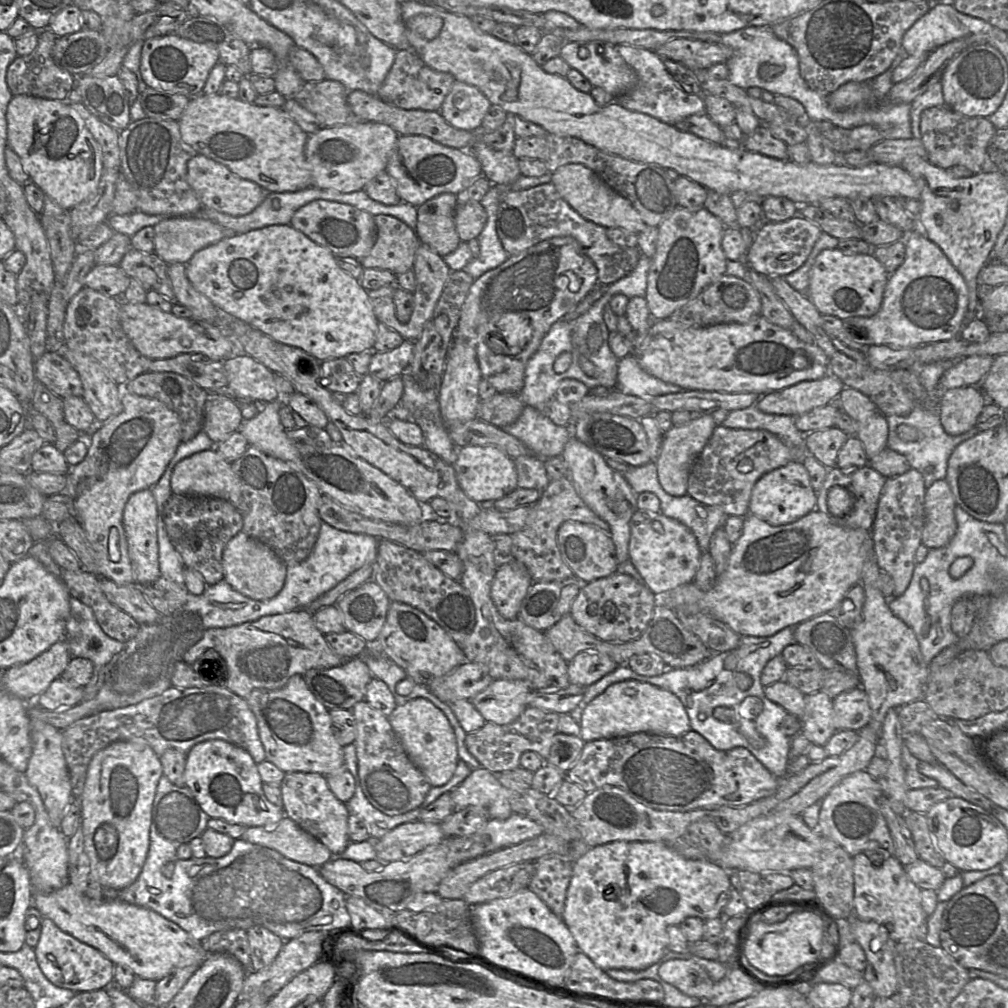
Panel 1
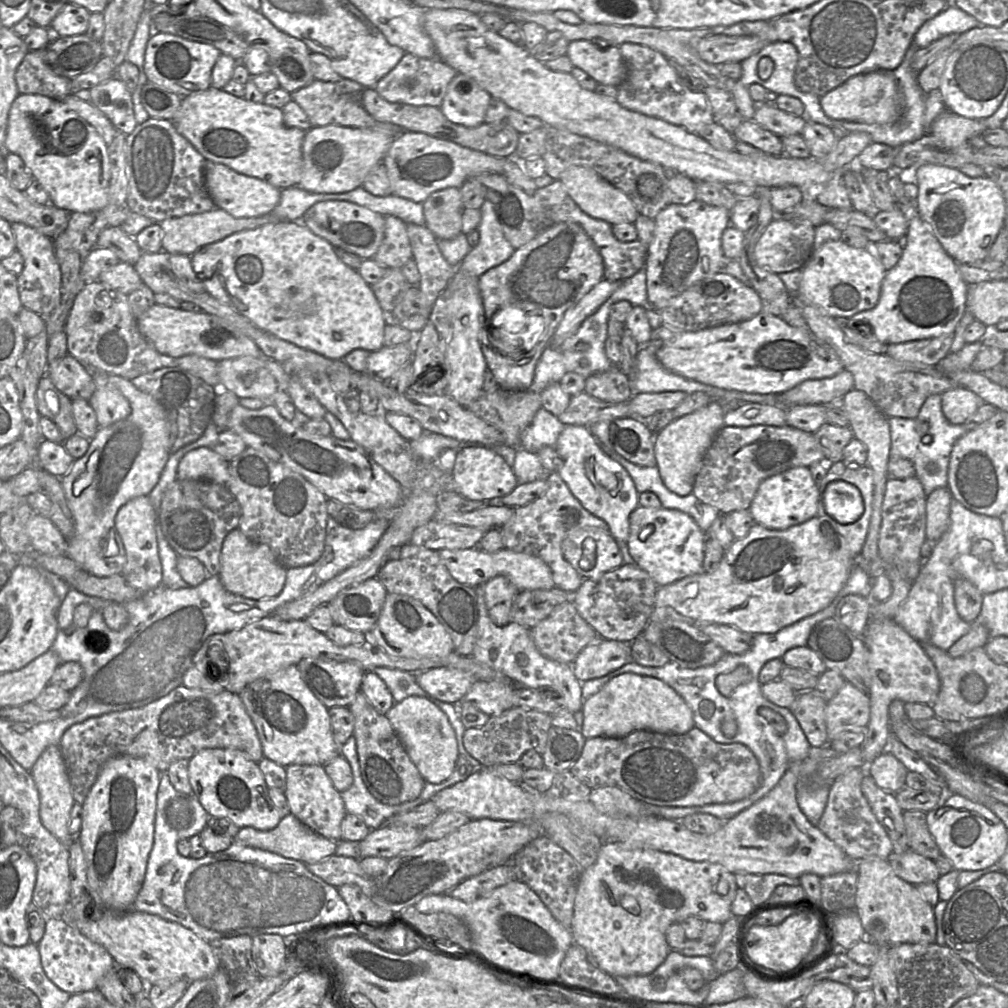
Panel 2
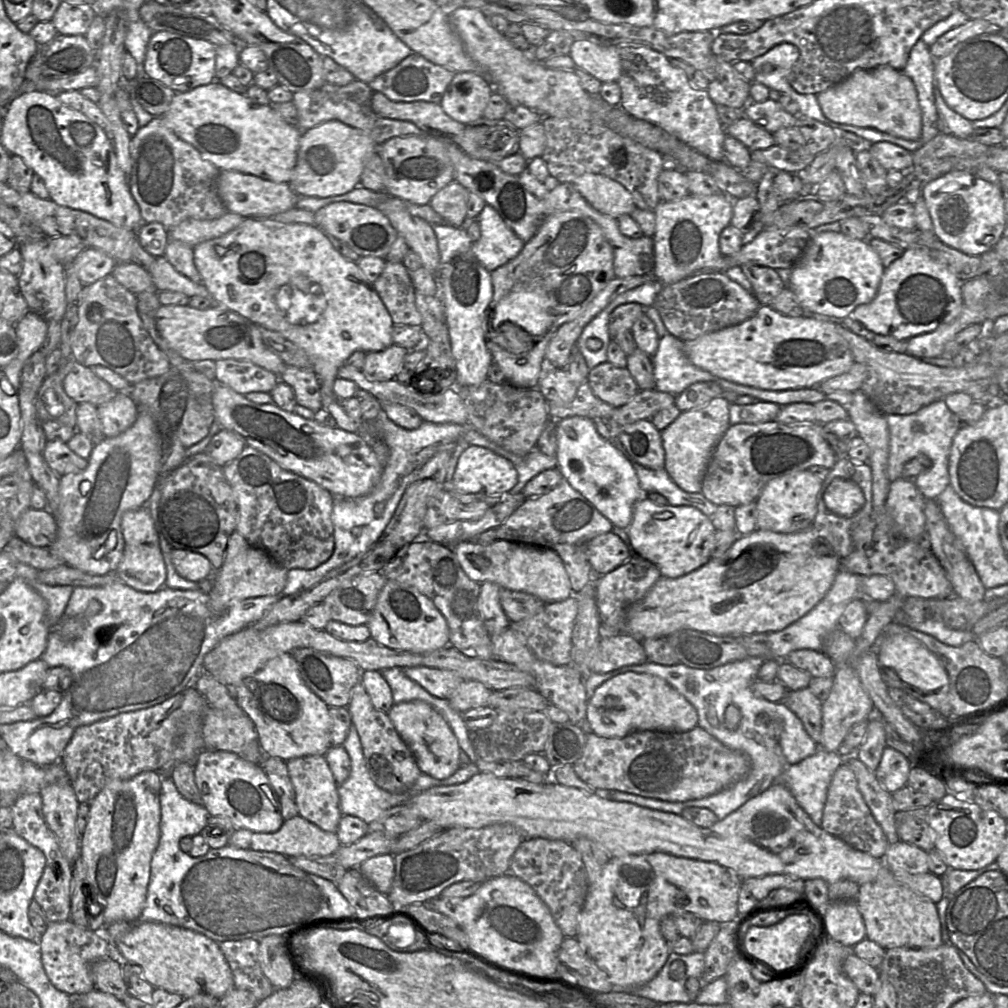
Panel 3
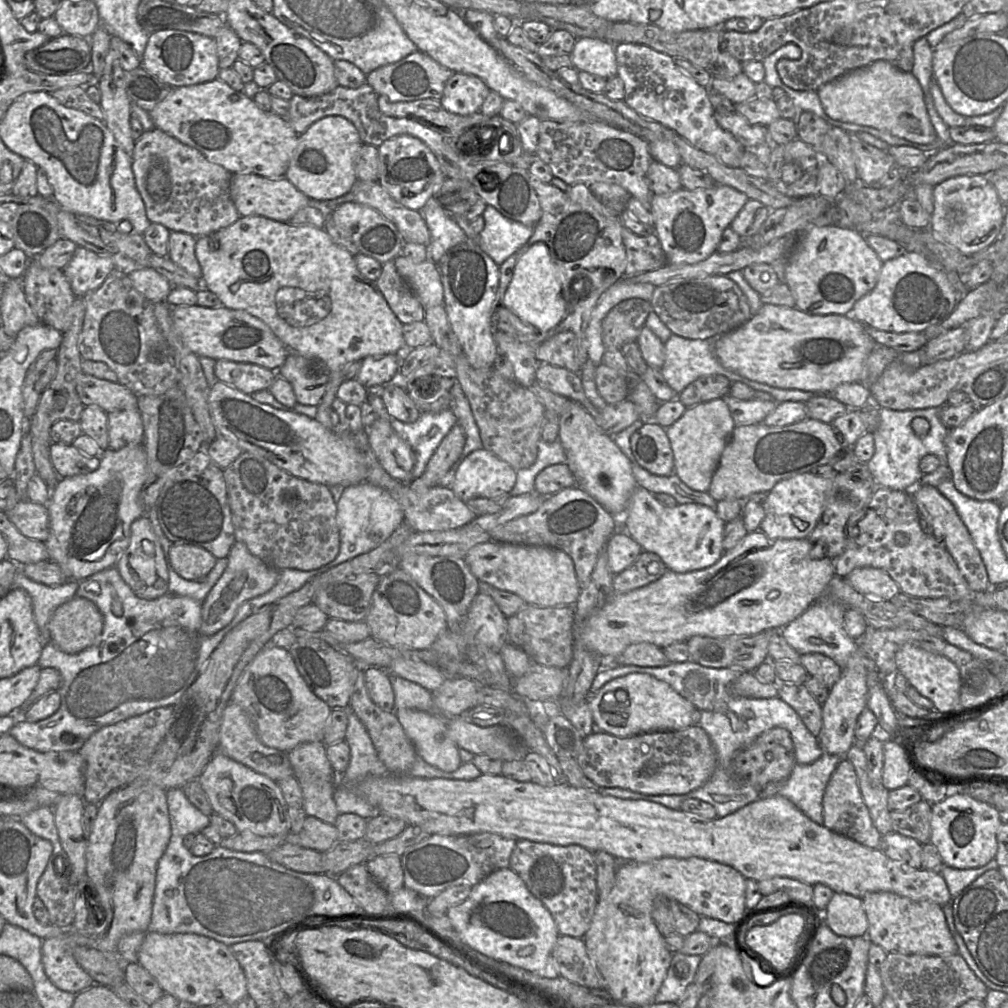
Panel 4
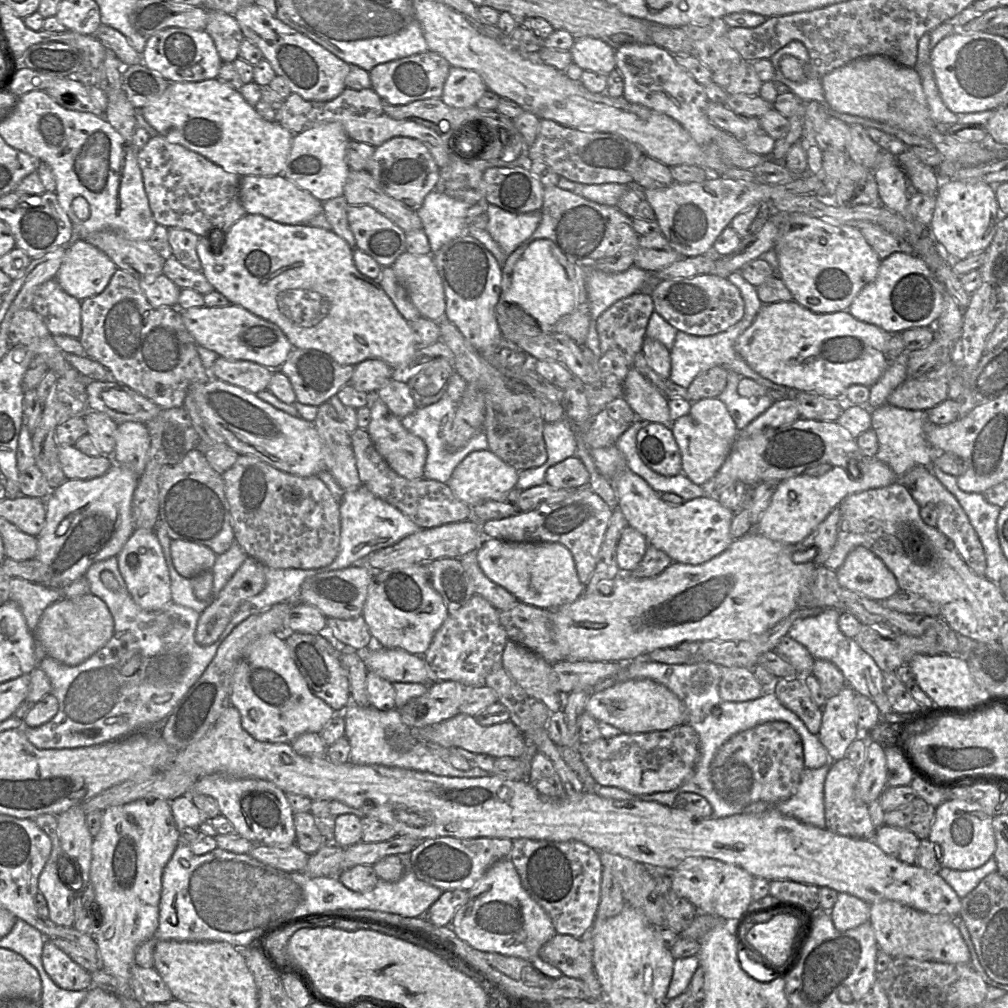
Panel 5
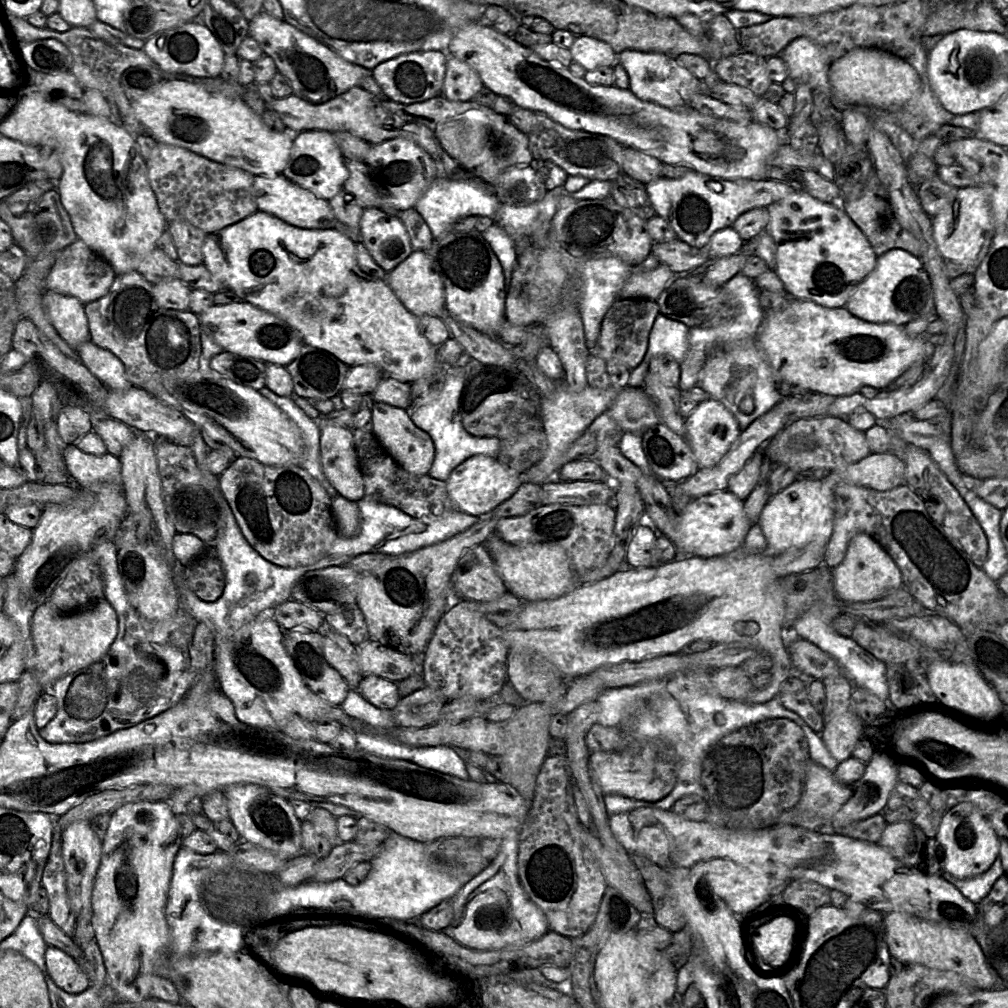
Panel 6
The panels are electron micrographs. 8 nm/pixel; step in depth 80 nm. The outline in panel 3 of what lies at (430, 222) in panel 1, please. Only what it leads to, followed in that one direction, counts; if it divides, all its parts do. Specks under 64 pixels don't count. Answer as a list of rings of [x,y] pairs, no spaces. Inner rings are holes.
[[[453,181],[439,190],[429,205],[447,224],[460,227],[465,220],[469,191],[460,183]]]

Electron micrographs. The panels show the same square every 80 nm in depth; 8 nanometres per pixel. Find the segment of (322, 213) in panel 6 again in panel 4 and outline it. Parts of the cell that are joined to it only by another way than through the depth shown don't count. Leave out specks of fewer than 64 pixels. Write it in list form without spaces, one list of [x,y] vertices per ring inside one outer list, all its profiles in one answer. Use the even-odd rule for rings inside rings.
[[[234,174],[230,182],[230,196],[240,217],[259,215],[280,222],[289,222],[311,199],[298,190],[287,178],[267,178],[257,174]]]

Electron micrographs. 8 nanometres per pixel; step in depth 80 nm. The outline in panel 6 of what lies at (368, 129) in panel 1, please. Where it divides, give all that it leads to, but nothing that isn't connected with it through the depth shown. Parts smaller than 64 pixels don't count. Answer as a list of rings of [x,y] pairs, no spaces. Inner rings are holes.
[[[305,130],[294,133],[290,159],[283,174],[290,181],[326,200],[330,200],[338,194],[349,177],[347,161],[341,153],[333,133],[326,130]]]

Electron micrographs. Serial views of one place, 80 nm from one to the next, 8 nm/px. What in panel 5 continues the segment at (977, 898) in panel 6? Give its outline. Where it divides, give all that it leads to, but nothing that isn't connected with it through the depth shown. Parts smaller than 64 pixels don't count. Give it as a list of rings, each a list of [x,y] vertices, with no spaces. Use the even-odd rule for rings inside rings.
[[[994,857],[990,858],[983,866],[960,871],[943,867],[939,875],[955,890],[962,899],[969,894],[976,886],[990,873],[998,871],[997,862]]]

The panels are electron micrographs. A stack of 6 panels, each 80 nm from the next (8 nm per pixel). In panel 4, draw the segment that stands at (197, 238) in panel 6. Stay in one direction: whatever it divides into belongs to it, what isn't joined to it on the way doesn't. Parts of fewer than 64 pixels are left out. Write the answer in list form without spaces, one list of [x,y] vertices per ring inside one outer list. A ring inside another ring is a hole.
[[[170,231],[167,257],[190,275],[201,279],[201,267],[195,256],[196,239],[197,237],[189,233]]]

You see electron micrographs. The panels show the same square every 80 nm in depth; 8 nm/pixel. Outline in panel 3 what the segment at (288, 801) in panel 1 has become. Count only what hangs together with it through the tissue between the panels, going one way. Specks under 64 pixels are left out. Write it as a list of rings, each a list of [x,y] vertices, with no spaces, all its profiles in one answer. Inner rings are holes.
[[[312,755],[287,761],[287,769],[294,789],[298,815],[324,831],[336,833],[342,813],[339,805],[338,784],[324,755]]]

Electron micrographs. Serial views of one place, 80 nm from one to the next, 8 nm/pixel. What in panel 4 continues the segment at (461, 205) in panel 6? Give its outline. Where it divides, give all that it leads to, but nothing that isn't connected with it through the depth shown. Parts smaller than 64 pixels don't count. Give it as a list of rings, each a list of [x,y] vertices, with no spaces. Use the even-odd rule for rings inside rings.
[[[435,197],[420,210],[429,228],[429,259],[438,264],[442,256],[453,246],[467,240],[465,232]]]

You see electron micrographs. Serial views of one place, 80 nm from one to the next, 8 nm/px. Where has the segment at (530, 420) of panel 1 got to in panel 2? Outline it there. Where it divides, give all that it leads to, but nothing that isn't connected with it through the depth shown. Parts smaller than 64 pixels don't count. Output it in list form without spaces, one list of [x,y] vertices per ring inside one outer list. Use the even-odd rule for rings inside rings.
[[[540,408],[521,435],[521,449],[538,453],[545,446],[555,447],[566,425],[544,408]]]

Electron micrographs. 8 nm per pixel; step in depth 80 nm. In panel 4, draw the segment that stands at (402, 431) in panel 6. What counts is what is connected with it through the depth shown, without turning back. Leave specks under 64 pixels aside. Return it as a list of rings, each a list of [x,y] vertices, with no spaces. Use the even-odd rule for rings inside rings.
[[[368,395],[367,402],[372,406],[376,413],[375,421],[370,427],[366,427],[368,428],[368,444],[370,449],[385,471],[393,478],[401,482],[411,482],[413,480],[413,468],[416,461],[412,447],[392,428],[391,416],[381,397]]]

